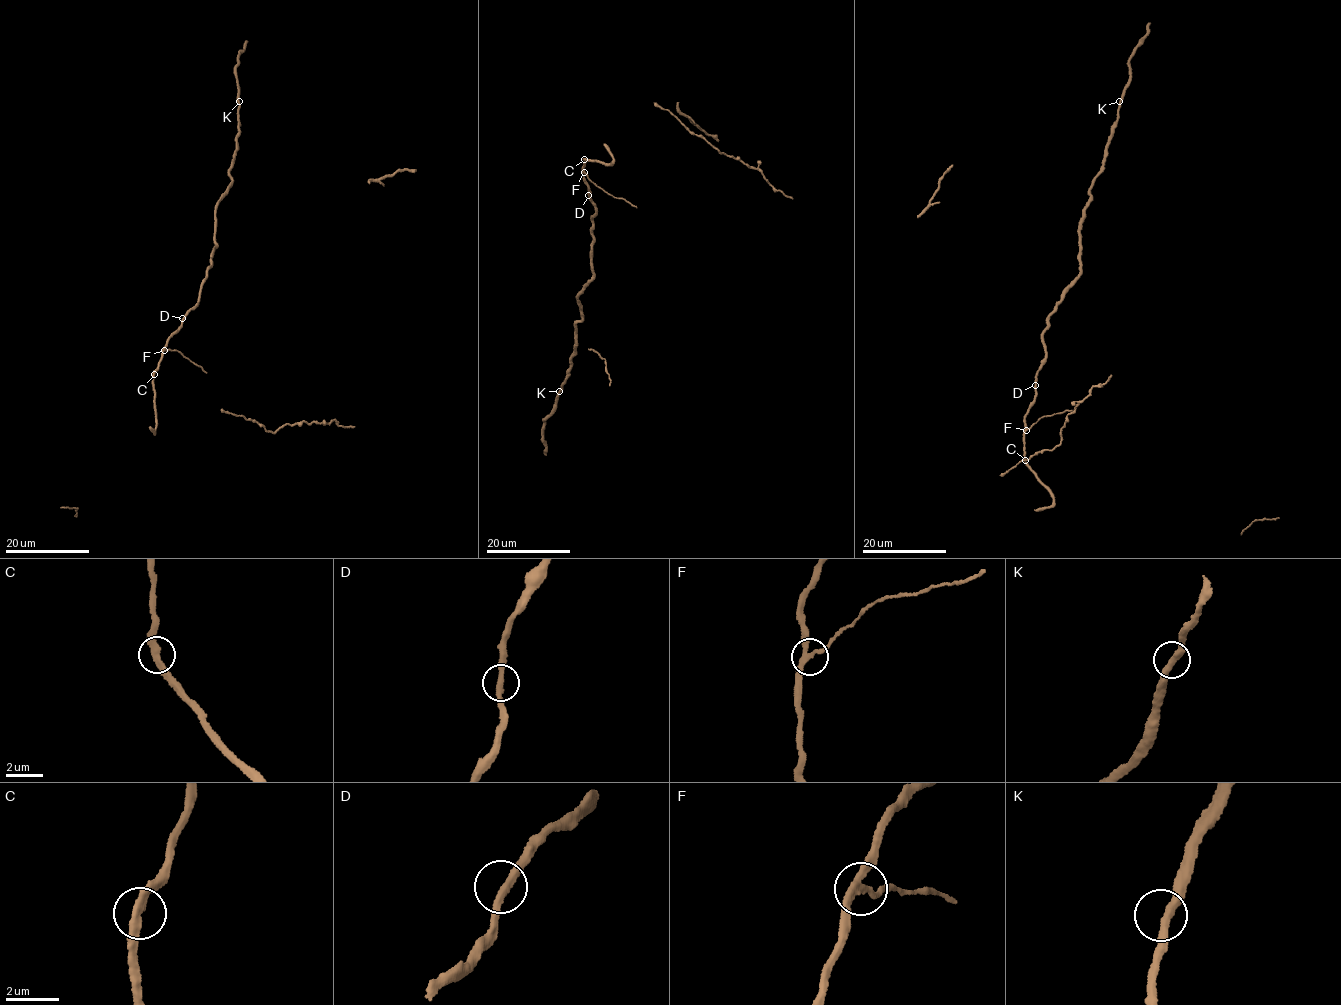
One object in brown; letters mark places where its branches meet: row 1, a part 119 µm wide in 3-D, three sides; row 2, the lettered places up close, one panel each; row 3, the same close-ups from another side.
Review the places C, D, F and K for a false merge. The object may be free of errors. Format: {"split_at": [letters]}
{"split_at": ["F"]}

